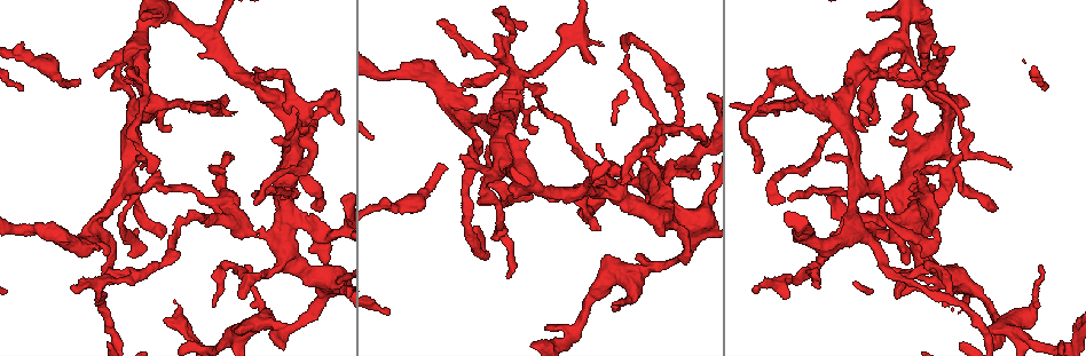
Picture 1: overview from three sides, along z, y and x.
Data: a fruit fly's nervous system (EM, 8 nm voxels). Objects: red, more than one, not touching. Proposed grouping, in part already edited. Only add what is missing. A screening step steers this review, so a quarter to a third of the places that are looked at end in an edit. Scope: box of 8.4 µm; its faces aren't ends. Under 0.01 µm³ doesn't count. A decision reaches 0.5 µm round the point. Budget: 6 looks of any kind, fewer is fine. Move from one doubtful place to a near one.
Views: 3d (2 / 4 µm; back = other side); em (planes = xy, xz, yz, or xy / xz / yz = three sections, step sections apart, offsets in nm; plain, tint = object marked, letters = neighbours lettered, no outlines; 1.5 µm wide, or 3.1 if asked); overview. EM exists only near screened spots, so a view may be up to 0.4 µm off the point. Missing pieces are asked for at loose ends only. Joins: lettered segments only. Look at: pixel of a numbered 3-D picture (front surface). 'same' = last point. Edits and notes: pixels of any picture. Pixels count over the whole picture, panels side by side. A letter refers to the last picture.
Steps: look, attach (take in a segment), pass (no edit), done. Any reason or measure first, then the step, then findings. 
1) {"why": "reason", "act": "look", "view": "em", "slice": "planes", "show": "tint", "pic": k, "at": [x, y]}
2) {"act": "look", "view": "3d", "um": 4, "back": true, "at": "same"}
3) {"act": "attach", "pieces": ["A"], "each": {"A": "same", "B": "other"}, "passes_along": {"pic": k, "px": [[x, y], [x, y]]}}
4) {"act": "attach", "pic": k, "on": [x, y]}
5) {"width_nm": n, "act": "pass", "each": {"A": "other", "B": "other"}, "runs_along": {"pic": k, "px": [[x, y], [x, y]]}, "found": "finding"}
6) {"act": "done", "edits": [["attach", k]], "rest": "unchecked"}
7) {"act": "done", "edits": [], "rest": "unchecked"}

{"why": "free end", "act": "look", "view": "em", "slice": "xz", "step": 8, "show": "tint", "pic": 1, "at": [508, 277]}

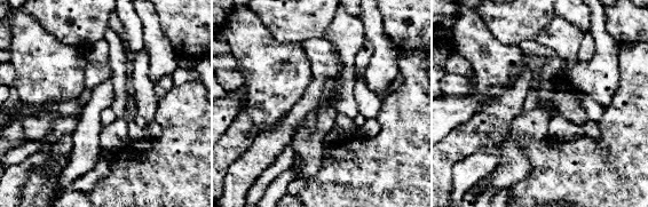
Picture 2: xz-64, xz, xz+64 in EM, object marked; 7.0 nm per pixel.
{"why": "another direction", "act": "look", "view": "em", "slice": "planes", "show": "letters", "at": "same"}

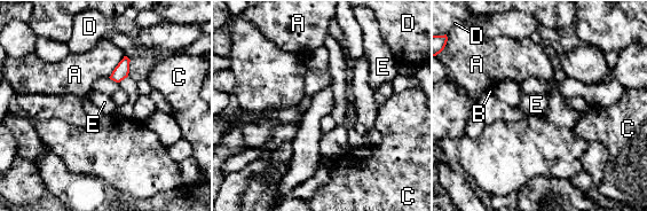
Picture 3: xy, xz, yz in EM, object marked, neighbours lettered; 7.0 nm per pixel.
{"longest_contact_nm": ["A", 200], "act": "pass", "each": {"A": "other", "B": "other", "C": "other", "D": "other", "E": "other"}, "found": "no lettered segment goes on from it"}

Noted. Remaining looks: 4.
{"why": "an open end", "act": "look", "view": "em", "slice": "xz", "step": 8, "show": "tint", "pic": 1, "at": [923, 168]}

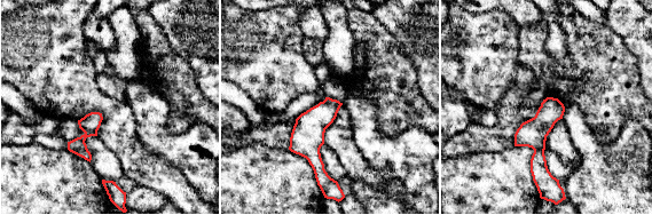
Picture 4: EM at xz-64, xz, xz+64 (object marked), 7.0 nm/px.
{"why": "another direction", "act": "look", "view": "em", "slice": "planes", "show": "letters", "at": "same"}

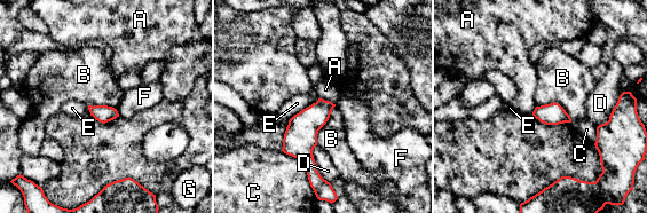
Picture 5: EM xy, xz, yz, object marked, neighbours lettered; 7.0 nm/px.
{"act": "pass", "each": {"A": "other", "B": "other", "C": "other", "D": "other", "E": "other", "F": "other", "G": "other"}, "border": {"pic": 5, "px": [[536, 105], [557, 102], [571, 121]]}, "found": "none of them fits"}

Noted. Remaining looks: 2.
{"act": "done", "edits": [], "rest": "unchecked"}

